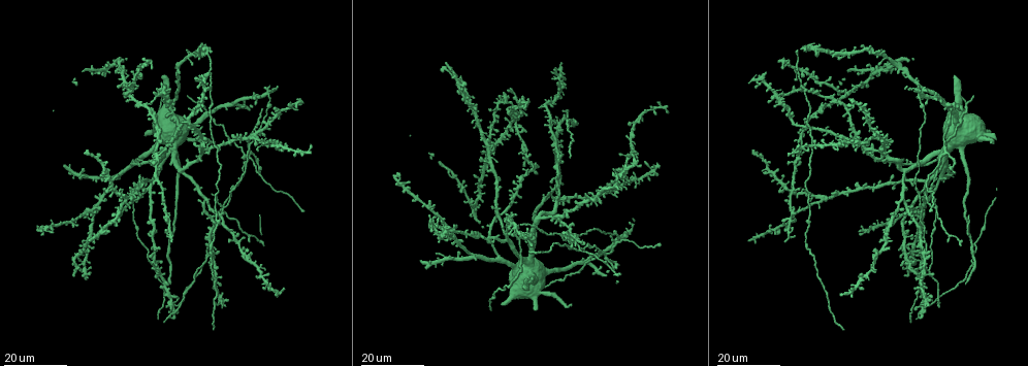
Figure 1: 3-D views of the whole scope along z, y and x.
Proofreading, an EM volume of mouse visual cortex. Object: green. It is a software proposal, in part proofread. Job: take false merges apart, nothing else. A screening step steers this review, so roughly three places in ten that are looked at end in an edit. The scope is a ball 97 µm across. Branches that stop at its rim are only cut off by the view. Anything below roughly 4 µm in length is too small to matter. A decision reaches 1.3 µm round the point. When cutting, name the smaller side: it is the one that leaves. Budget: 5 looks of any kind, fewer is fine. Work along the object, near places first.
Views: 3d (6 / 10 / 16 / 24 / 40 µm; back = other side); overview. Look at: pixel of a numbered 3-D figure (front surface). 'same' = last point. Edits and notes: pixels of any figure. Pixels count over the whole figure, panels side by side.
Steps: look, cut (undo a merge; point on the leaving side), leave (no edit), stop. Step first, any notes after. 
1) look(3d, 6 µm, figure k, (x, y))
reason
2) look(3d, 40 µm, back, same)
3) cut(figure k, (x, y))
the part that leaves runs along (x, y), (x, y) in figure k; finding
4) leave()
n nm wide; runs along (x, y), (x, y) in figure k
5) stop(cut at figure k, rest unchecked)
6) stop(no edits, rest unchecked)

look(3d, 16 µm, figure 1, (931, 246))
thin arm on a thick one

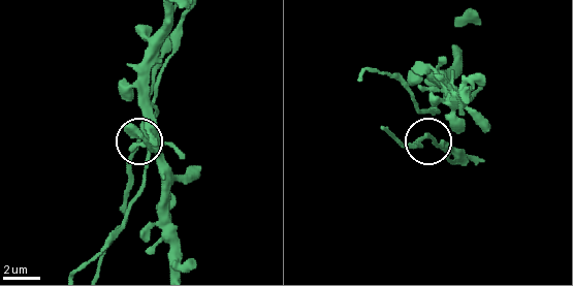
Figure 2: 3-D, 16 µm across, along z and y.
look(3d, 6 µm, figure 2, (429, 135))

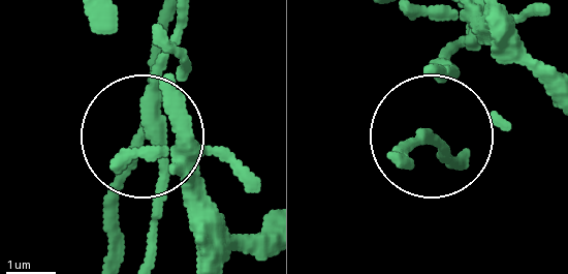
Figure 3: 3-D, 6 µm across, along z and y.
leave()
150 nm wide; runs along (177, 47), (107, 256) in figure 3; all the same cell

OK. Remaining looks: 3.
look(3d, 24 µm, figure 1, (182, 171))

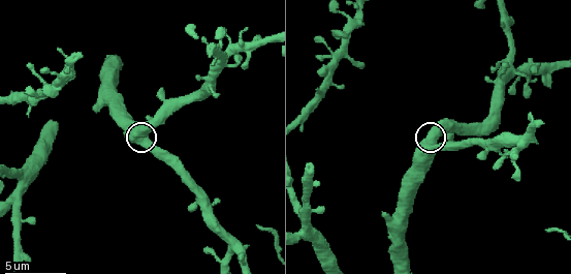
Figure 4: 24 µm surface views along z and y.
look(3d, 6 µm, figure 4, (429, 147))

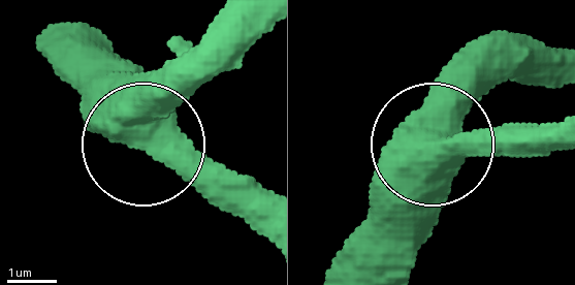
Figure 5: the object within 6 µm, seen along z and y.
leave()
runs along (342, 262), (391, 213), (423, 138), (485, 69) in figure 5; one cell here

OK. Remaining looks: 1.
stop(no edits, rest unchecked)

